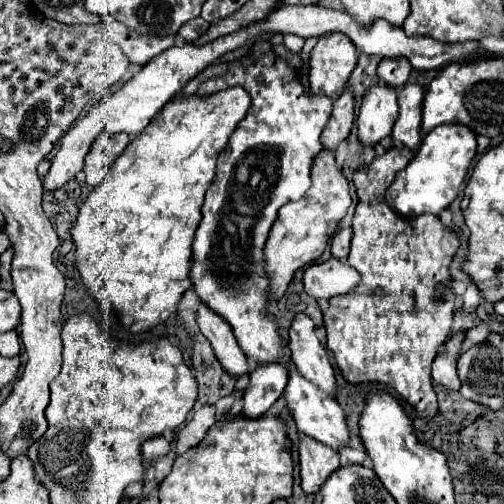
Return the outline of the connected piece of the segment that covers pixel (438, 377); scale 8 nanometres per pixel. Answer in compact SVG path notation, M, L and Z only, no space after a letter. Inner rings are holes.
M459 331L453 337L451 345L435 357L433 367L431 367L431 377L433 377L435 383L441 383L449 389L459 389L461 387L461 381L455 381L455 363L457 363L457 353L459 353L459 347L463 343L463 337L465 337L465 333Z

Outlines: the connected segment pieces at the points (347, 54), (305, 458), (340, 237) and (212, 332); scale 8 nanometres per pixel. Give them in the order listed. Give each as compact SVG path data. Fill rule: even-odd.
M343 33L321 35L309 59L309 85L317 95L335 95L357 65L357 49Z
M303 435L299 443L299 465L301 465L301 489L307 495L315 495L323 487L327 477L339 469L339 453Z
M341 229L333 239L331 239L331 255L335 259L345 259L349 255L349 241L351 241L353 231L351 229Z
M201 303L197 311L197 325L201 333L211 341L215 357L219 359L223 369L235 377L247 375L247 357L243 355L243 351L239 351L231 325L221 319L215 311L205 307L205 303Z

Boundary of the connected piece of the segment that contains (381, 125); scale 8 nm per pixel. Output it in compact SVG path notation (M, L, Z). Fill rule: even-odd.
M377 83L367 89L361 103L361 113L357 119L359 141L363 145L375 145L387 137L399 115L397 93L391 85Z

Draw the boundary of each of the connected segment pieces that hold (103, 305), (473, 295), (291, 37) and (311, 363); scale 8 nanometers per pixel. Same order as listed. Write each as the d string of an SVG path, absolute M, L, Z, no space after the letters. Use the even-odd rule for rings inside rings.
M241 87L223 89L223 91L219 91L215 95L209 95L209 97L203 97L203 99L197 97L197 95L191 95L191 97L185 97L185 99L183 97L173 99L171 103L165 105L163 113L157 115L151 121L151 125L137 139L133 139L129 143L127 151L123 151L123 155L119 155L119 159L113 163L113 175L111 175L111 179L107 179L99 187L91 189L91 193L87 195L87 201L79 207L79 217L77 217L75 225L71 227L71 239L73 239L73 245L75 245L75 265L77 265L77 271L81 275L81 283L87 289L89 297L97 301L99 314L103 320L116 316L119 319L119 323L123 325L123 329L127 329L131 333L141 333L141 331L147 331L147 329L153 329L153 327L161 325L171 313L177 311L183 293L187 289L191 289L191 277L189 277L191 257L193 257L191 243L193 243L195 231L197 231L197 225L201 221L201 205L203 205L205 191L211 185L211 179L215 177L215 163L217 163L219 153L223 151L223 147L229 141L231 129L235 129L237 123L243 119L243 115L249 109L249 103L251 103L251 97Z
M469 283L469 287L467 287L467 291L463 293L463 297L461 297L461 303L459 303L459 307L463 307L465 311L475 311L477 309L477 305L479 305L479 291L475 291L475 283Z
M284 34L283 44L285 47L294 54L301 52L305 43L305 39L294 34Z
M297 315L289 331L291 361L297 371L311 383L315 383L323 393L335 399L335 375L329 363L327 349L319 343L315 335L315 325L307 315Z

